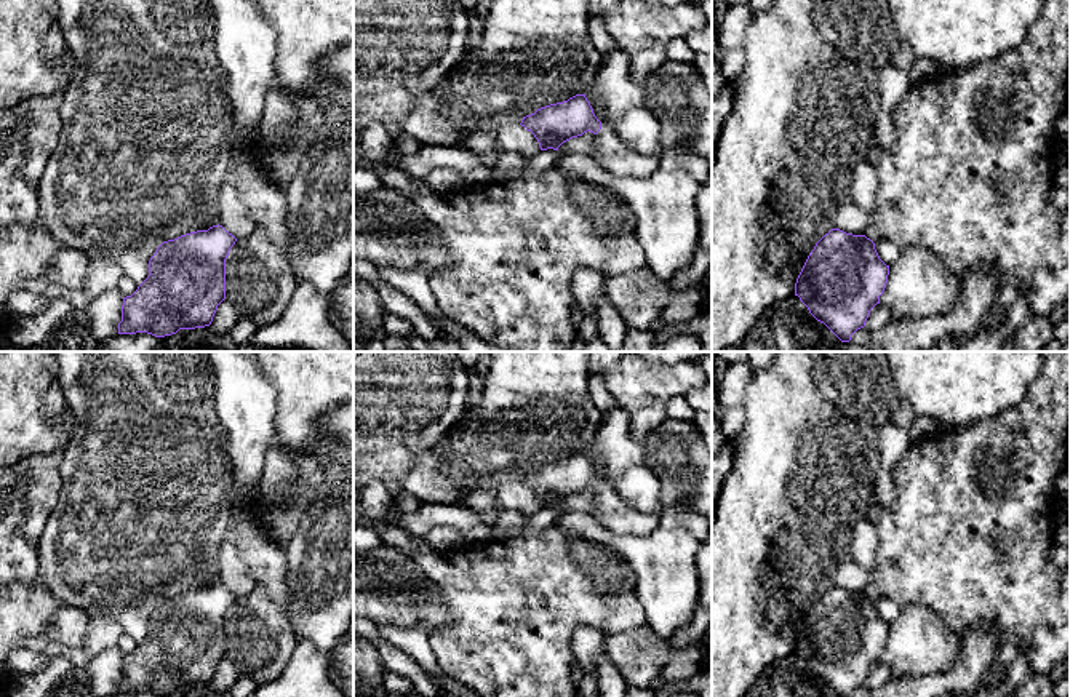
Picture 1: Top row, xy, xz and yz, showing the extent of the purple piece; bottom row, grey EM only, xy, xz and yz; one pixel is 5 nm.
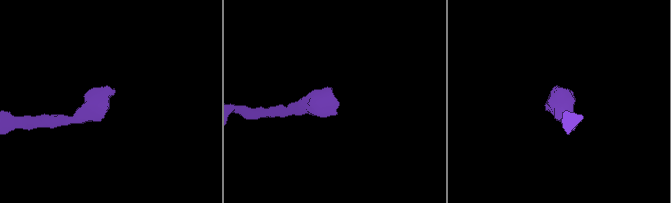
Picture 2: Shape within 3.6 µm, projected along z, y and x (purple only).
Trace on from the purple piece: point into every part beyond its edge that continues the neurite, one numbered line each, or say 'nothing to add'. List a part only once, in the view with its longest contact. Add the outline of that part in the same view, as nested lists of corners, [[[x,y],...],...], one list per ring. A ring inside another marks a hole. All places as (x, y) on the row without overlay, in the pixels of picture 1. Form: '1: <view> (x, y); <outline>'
1: xz (611, 512); [[[606,480],[595,492],[597,521],[616,534],[649,534],[659,523],[659,513],[641,513],[627,505]]]

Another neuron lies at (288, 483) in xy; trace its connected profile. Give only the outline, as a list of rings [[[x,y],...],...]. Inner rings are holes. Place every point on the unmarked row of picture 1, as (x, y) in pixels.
[[[277,440],[264,457],[264,470],[250,504],[253,515],[275,540],[286,545],[315,499],[323,476],[323,460],[309,454],[293,454]]]

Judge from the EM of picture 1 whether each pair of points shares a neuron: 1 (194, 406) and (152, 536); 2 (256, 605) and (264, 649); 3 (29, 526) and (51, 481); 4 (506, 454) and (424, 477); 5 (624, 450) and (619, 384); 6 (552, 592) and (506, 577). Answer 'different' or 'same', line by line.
1: same
2: same
3: same
4: same
5: different
6: same

